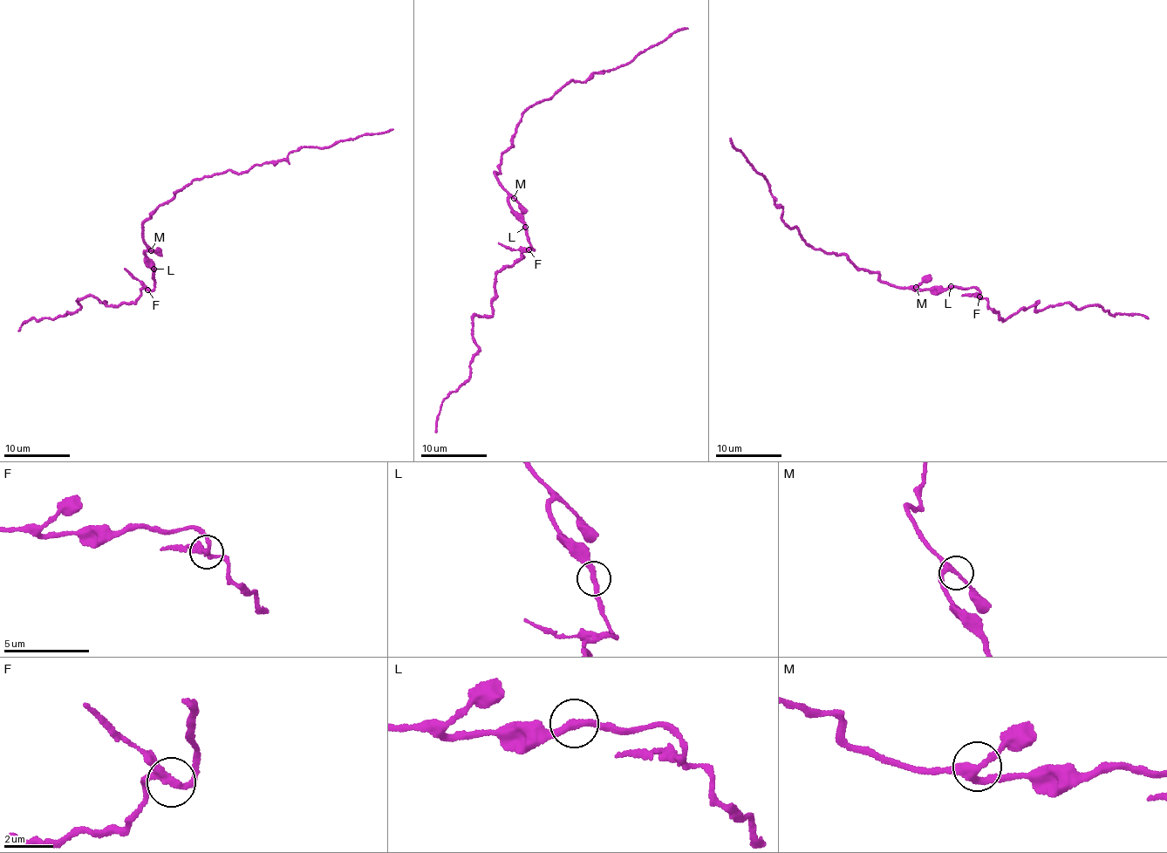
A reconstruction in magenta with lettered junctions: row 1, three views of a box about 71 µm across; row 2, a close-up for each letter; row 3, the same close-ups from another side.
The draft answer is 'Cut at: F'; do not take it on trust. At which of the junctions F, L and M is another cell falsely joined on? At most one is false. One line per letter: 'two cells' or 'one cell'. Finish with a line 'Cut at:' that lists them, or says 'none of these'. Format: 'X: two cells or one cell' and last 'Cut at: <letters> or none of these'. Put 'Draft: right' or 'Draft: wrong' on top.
Draft: right
F: two cells
L: one cell
M: one cell
Cut at: F

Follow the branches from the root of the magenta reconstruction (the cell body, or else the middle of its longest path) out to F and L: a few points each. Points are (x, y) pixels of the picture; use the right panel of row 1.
F: (909, 288), (943, 290), (952, 287), (974, 288), (979, 296)
L: (909, 288), (943, 290), (951, 286)

